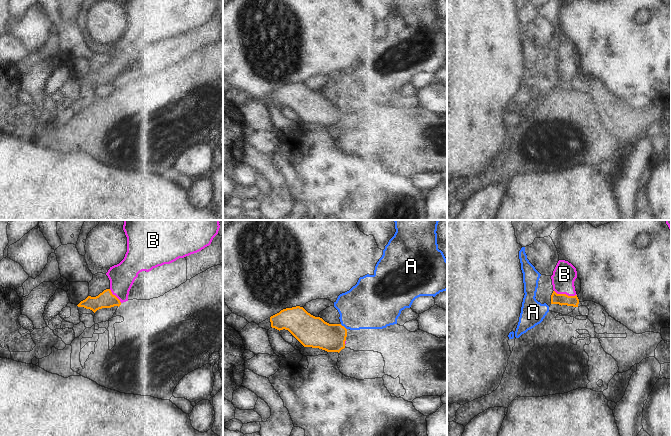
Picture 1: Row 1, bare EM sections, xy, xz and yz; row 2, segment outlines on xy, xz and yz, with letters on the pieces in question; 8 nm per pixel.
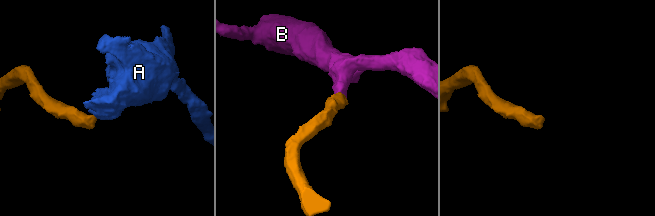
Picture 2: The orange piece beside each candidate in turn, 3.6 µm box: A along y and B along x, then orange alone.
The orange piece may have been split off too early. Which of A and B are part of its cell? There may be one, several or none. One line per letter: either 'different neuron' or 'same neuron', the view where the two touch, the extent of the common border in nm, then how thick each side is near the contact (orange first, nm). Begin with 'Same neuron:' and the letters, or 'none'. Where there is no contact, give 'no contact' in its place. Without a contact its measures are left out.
Same neuron: B
A: different neuron; contact in xz; length 70 nm; calibres 240 and 380 nm
B: same neuron; contact in yz; length 190 nm; calibres 100 and 190 nm

